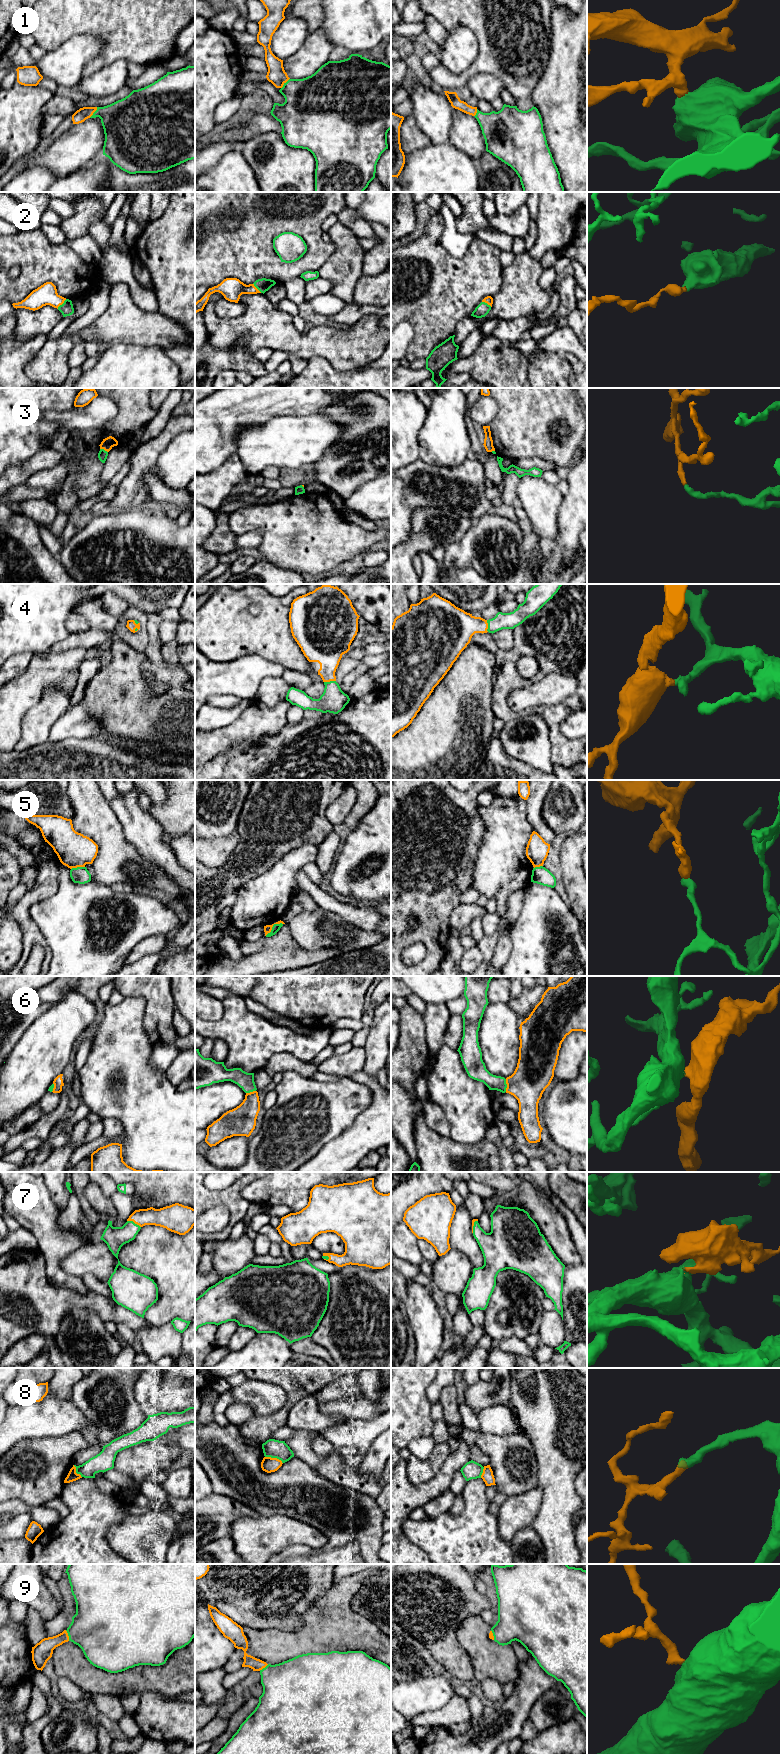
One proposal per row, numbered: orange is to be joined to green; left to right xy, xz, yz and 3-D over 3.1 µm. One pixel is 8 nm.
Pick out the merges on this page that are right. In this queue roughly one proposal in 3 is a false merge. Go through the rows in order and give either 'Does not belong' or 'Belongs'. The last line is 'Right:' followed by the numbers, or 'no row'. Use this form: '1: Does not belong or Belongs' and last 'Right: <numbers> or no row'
1: Belongs
2: Belongs
3: Does not belong
4: Belongs
5: Does not belong
6: Belongs
7: Belongs
8: Does not belong
9: Belongs
Right: 1, 2, 4, 6, 7, 9

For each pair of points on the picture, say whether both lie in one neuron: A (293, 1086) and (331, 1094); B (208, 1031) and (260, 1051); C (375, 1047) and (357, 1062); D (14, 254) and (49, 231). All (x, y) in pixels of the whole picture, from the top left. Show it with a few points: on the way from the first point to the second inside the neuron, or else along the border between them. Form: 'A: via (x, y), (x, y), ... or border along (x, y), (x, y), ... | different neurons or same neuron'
A: via (302, 1090), (322, 1092) | same neuron
B: via (221, 1031), (240, 1031), (247, 1038) | same neuron
C: border along (363, 1047), (365, 1052), (364, 1069) | different neurons
D: border along (42, 231), (52, 242), (64, 243) | different neurons

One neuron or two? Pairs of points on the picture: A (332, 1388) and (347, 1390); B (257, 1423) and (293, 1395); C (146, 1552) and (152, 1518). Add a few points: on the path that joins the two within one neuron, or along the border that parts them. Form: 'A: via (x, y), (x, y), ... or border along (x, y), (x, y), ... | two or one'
A: via (336, 1388), (343, 1388) | one
B: via (267, 1423), (271, 1423), (288, 1405) | one
C: via (142, 1544), (142, 1530), (146, 1526) | one

